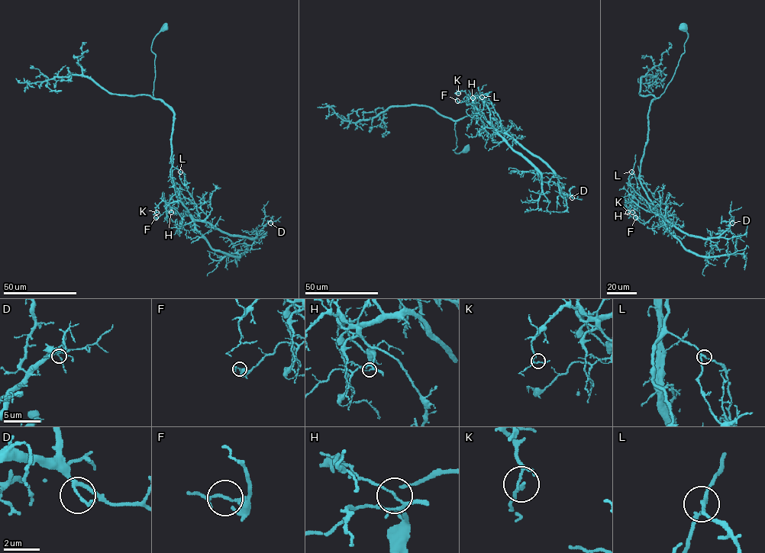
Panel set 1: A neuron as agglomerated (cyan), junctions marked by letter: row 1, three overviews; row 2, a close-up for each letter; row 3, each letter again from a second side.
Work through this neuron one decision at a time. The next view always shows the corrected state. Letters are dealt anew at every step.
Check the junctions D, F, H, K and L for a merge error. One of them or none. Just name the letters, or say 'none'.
H

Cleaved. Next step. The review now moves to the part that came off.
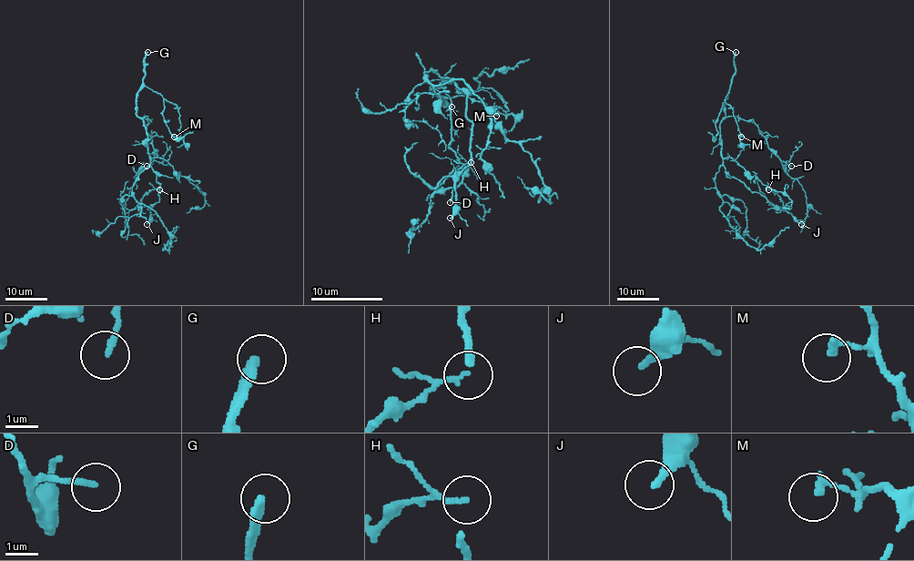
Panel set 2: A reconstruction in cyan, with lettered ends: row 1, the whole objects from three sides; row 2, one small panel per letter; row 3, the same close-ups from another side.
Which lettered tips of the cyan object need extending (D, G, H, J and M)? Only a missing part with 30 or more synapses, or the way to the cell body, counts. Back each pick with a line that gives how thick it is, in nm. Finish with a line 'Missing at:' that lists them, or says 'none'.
G: 280 nm
J: 200 nm
Missing at: G, J

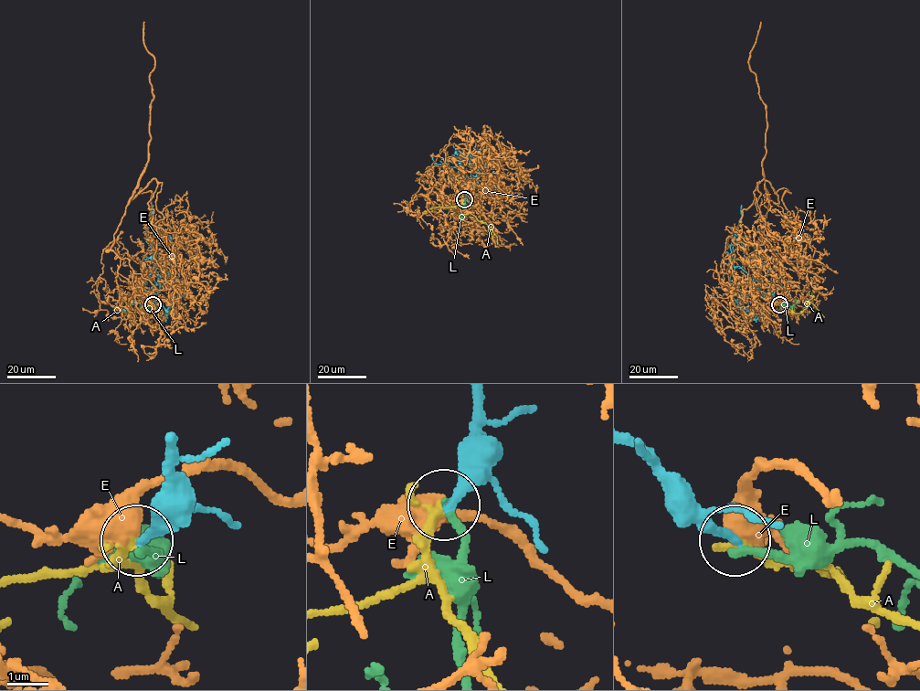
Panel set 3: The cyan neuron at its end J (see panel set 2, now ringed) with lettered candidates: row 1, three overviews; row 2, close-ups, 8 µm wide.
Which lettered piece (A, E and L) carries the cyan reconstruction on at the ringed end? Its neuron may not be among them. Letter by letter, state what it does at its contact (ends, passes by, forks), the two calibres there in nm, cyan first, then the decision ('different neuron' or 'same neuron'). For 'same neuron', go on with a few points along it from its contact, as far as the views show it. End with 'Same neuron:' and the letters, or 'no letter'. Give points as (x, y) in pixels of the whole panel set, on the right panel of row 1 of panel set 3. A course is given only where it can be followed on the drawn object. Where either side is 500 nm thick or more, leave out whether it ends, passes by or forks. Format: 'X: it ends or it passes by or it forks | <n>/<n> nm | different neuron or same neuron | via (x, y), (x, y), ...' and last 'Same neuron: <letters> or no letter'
A: it ends | 260/200 nm | same neuron | via (779, 304), (800, 313), (808, 302), (823, 317)
E: it forks | 260/400 nm | different neuron
L: it ends | 240/220 nm | different neuron
Same neuron: A

